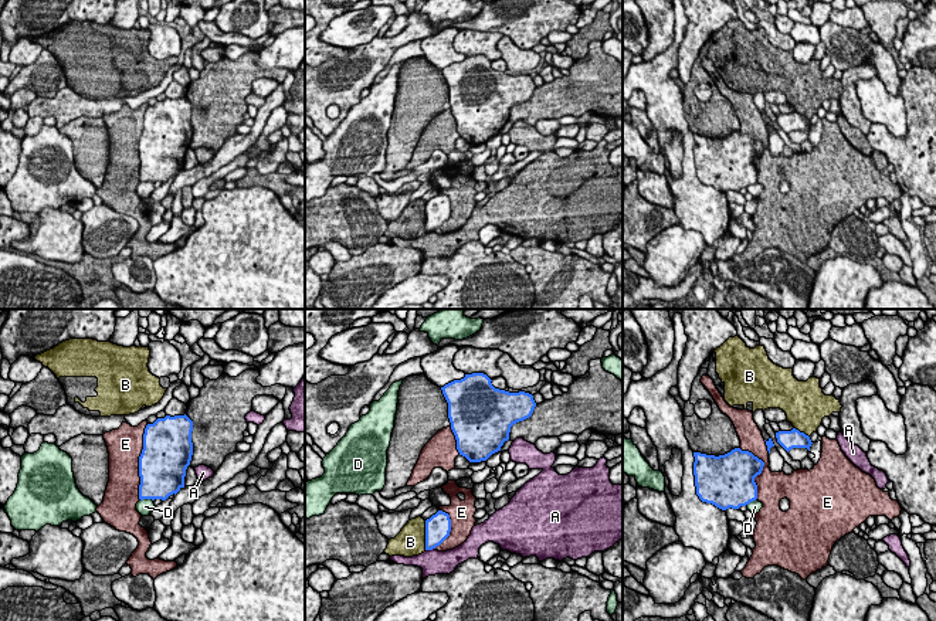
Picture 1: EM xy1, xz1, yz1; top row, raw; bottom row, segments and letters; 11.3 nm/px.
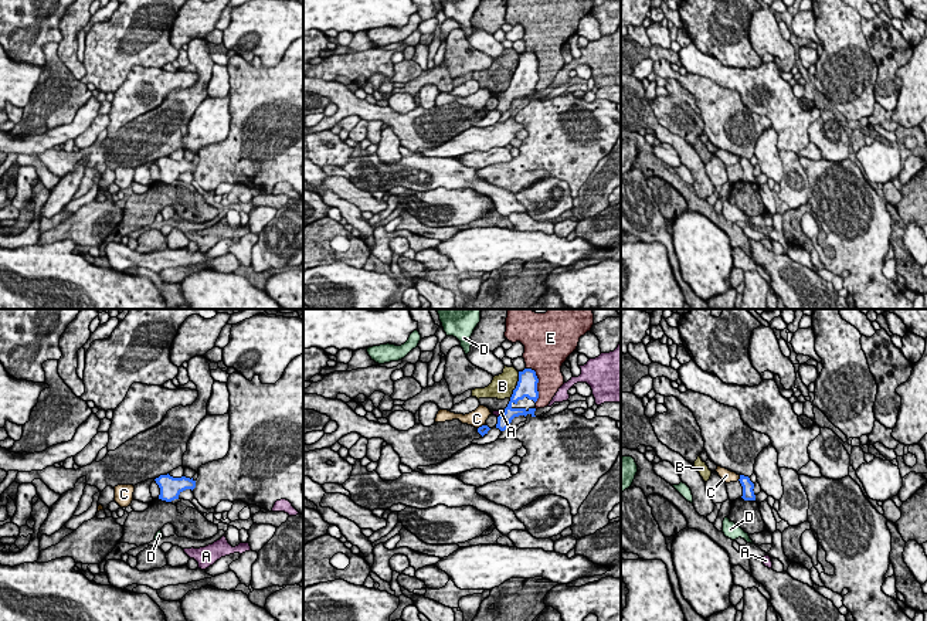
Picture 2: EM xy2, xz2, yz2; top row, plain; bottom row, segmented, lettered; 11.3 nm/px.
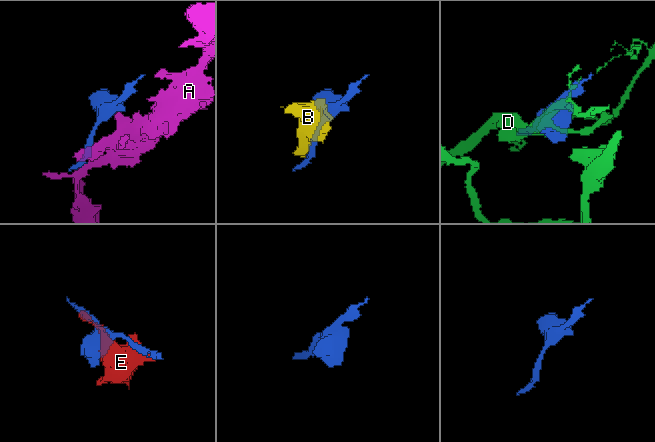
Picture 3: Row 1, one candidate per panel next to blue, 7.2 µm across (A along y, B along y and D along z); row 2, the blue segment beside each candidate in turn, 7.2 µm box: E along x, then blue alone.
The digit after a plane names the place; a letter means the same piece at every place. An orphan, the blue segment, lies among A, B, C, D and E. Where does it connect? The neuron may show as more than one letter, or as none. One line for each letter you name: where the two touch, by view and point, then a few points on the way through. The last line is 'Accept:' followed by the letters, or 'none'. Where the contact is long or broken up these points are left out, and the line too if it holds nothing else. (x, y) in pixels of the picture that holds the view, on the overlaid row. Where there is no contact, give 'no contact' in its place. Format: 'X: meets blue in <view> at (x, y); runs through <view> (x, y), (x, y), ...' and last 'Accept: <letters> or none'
Accept: none

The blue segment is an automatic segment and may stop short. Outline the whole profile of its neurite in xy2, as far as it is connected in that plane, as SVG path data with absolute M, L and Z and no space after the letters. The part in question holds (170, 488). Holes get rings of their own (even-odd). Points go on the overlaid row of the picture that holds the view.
M303 354L295 357L285 369L282 377L275 384L262 384L259 376L249 381L241 373L230 374L227 387L230 391L230 451L218 461L208 462L198 468L198 478L173 478L169 474L156 478L160 488L159 499L172 502L179 495L191 489L198 503L211 509L221 500L242 500L272 512L276 500L286 499L303 515Z

